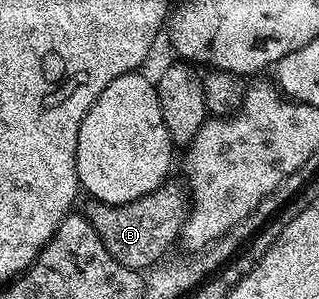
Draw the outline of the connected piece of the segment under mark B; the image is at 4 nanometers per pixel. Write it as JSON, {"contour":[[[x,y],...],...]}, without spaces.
{"contour":[[[164,182],[162,187],[150,191],[145,197],[137,197],[128,203],[88,202],[85,208],[87,220],[93,225],[97,237],[101,237],[101,245],[105,245],[108,253],[121,265],[140,273],[146,272],[164,258],[162,255],[171,242],[180,238],[189,203],[184,188],[171,182]]]}

